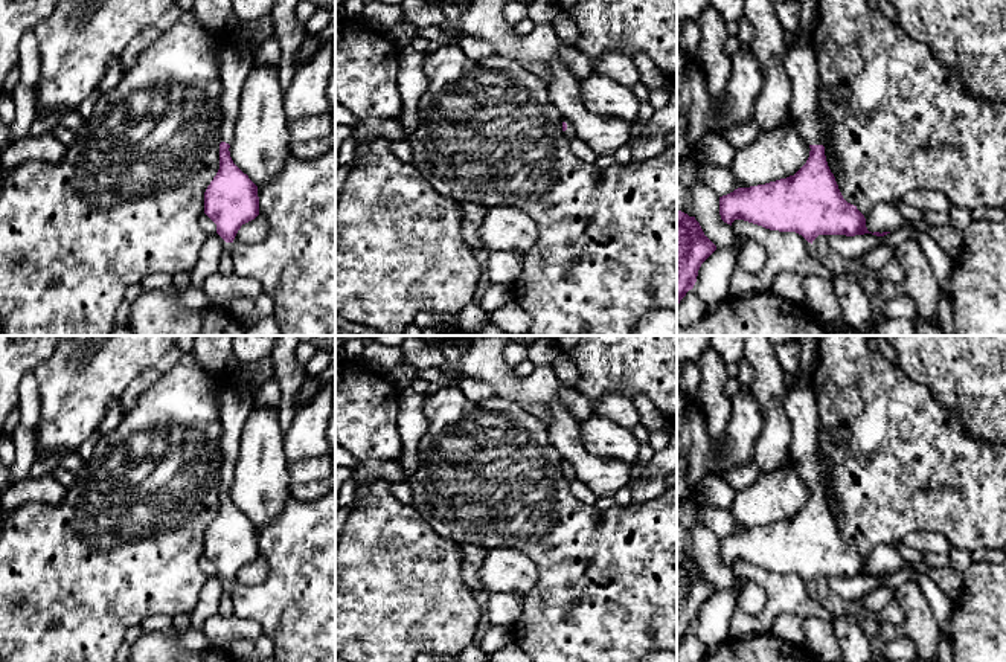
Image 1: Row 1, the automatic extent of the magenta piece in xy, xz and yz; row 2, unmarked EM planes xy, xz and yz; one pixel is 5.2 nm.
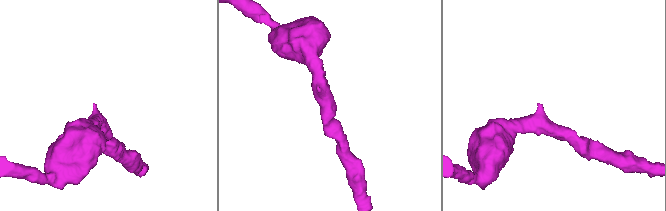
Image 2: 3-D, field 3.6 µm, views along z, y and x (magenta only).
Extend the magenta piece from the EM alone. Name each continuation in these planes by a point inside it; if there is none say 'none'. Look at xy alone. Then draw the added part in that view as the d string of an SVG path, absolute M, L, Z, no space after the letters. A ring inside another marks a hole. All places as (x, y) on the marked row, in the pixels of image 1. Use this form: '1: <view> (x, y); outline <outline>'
1: xy (235, 63); outline M233 44L216 47L221 78L221 142L232 143L241 108L241 90L253 66L253 50Z

